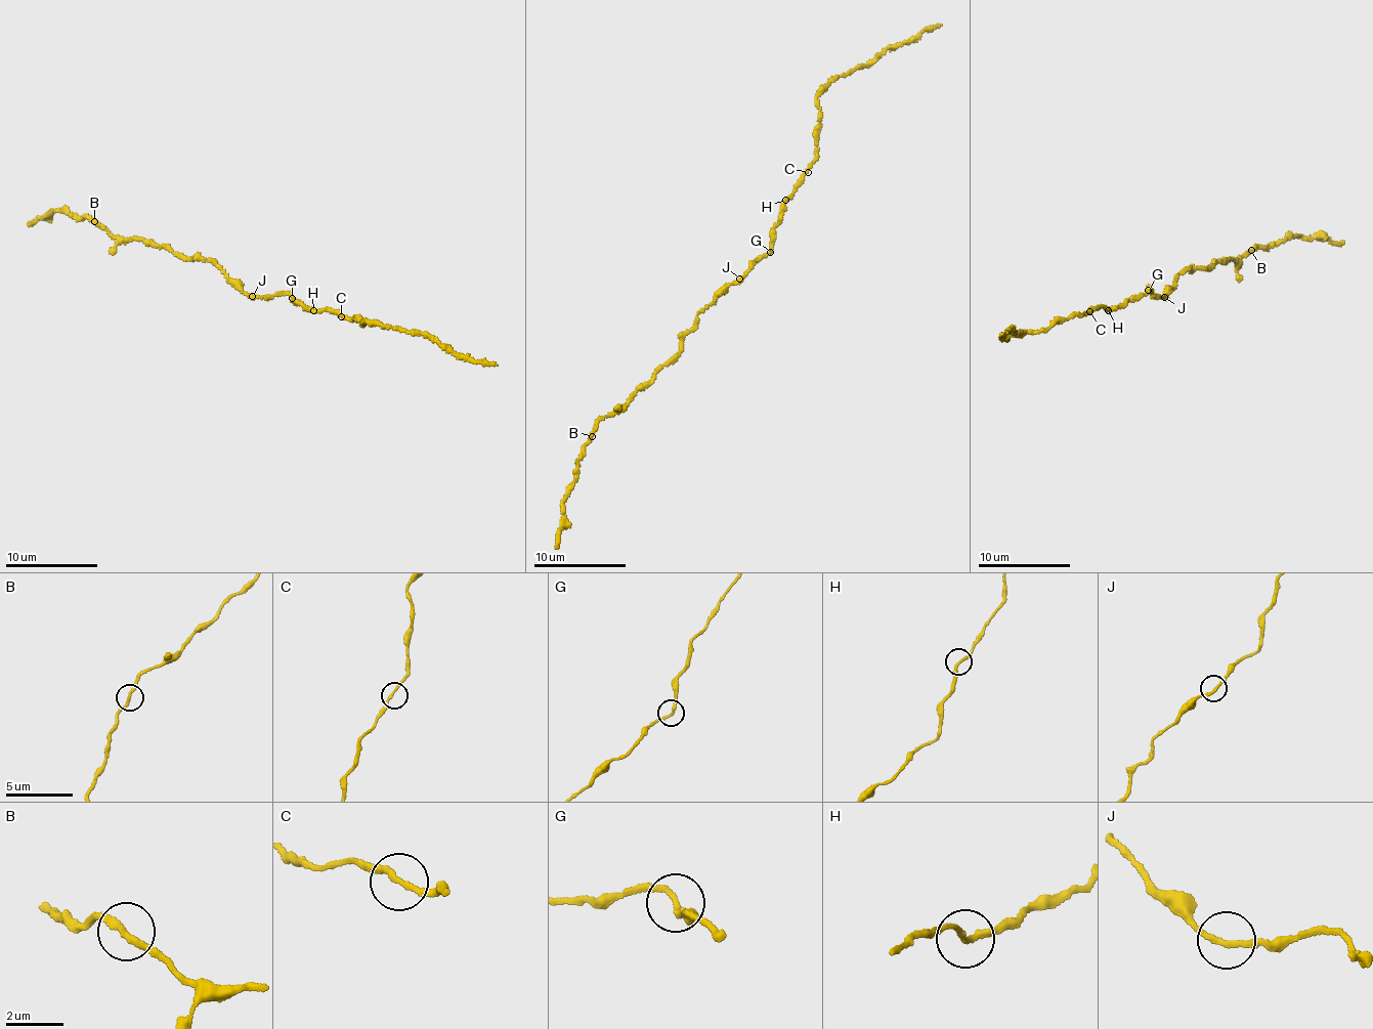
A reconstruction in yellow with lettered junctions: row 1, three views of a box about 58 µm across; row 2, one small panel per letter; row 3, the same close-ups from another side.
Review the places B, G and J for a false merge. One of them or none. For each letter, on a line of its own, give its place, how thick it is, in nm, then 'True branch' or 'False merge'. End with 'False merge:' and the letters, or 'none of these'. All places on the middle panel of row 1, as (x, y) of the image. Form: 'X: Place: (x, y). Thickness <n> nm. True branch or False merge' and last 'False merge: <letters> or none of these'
B: Place: (592, 436). Thickness 200 nm. True branch
G: Place: (770, 252). Thickness 200 nm. True branch
J: Place: (739, 279). Thickness 200 nm. True branch
False merge: none of these

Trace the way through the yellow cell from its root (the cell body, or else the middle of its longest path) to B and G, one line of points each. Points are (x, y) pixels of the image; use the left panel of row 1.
B: (262, 296), (255, 298), (241, 291), (224, 270), (200, 255), (186, 260), (143, 240), (119, 239), (94, 221)
G: (262, 296), (287, 294), (292, 299)

